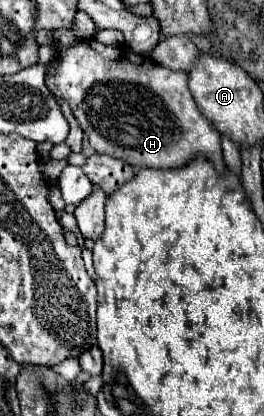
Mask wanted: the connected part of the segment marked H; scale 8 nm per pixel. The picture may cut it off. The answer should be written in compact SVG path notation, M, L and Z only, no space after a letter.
M91 38L59 50L53 58L51 72L47 74L45 84L57 100L65 100L69 104L83 134L99 154L115 156L131 166L177 168L189 162L193 154L203 152L203 156L209 158L217 170L225 170L219 146L221 134L197 108L197 102L187 88L185 72L163 68L151 58L133 54L125 46L105 46L99 40Z

